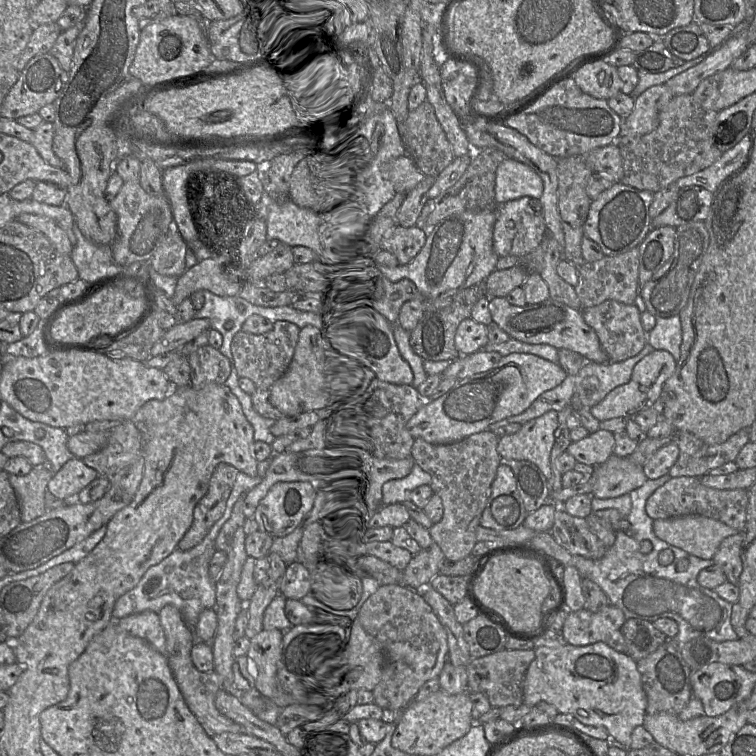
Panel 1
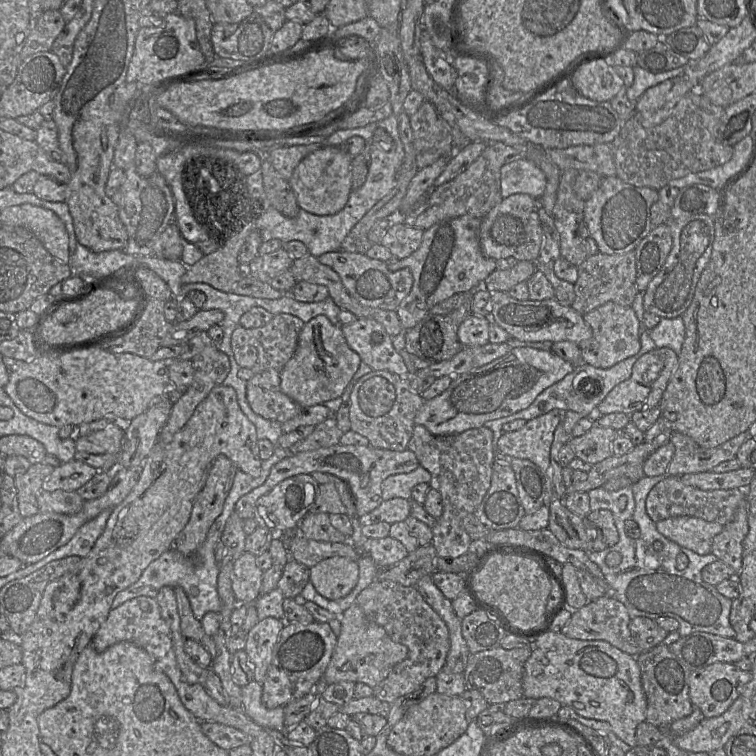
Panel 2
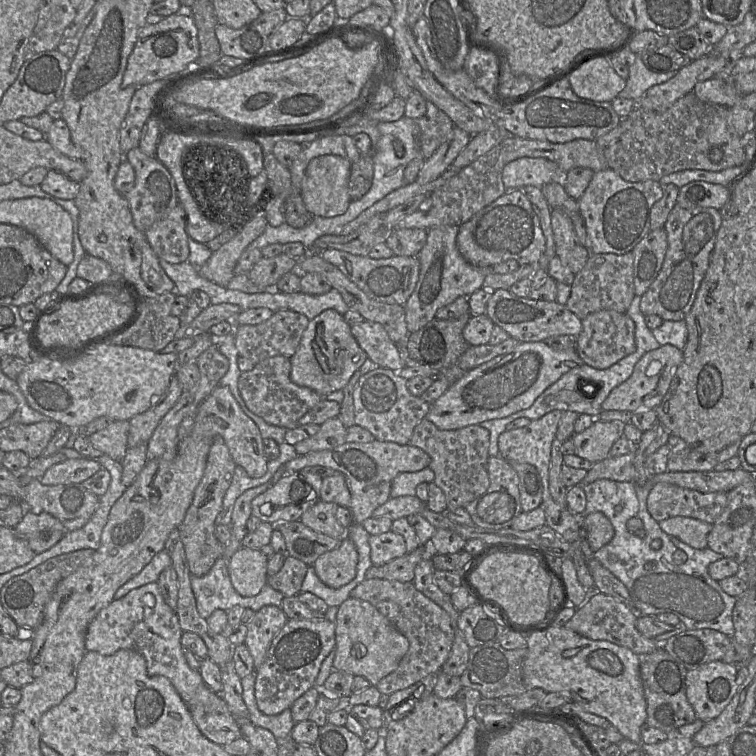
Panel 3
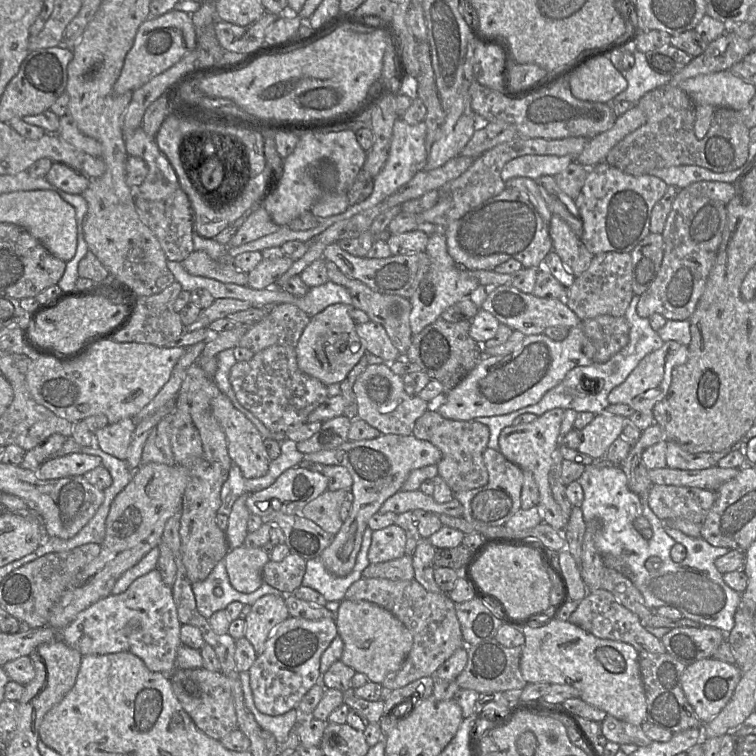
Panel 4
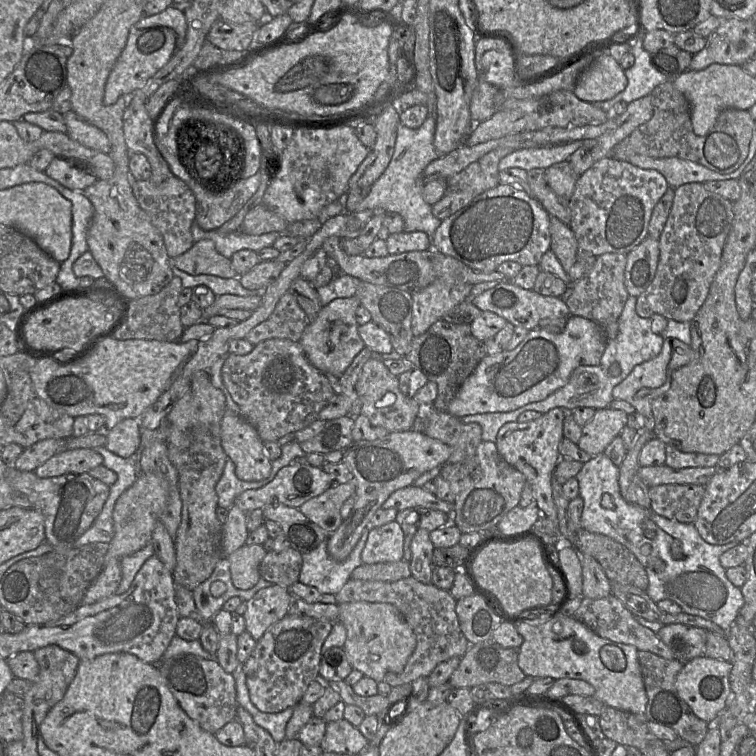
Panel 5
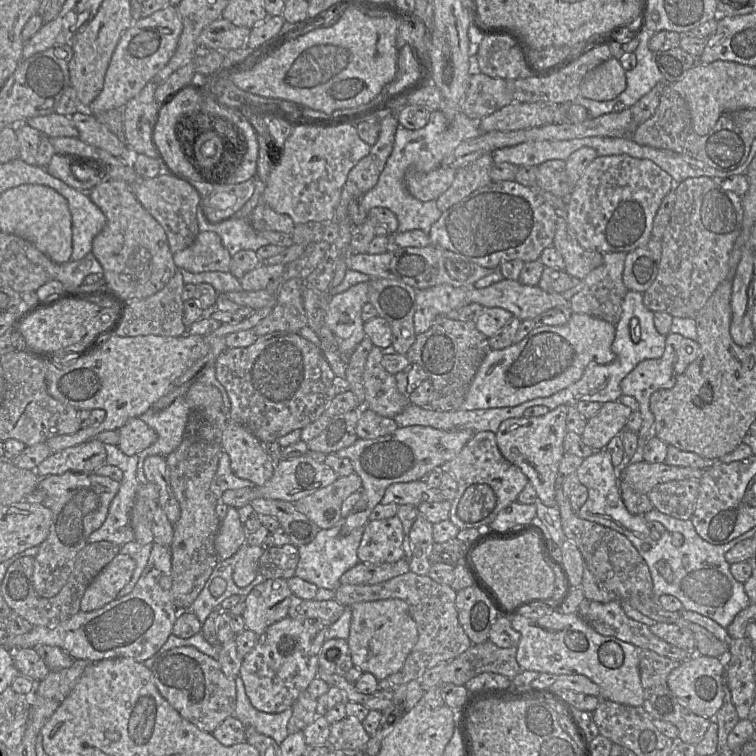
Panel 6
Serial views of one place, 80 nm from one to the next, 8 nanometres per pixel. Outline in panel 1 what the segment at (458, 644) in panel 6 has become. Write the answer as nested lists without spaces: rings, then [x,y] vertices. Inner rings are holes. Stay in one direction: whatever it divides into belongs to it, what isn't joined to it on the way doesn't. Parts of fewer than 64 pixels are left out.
[[[378,584],[357,606],[355,616],[387,652],[387,664],[372,690],[374,702],[401,712],[425,682],[439,677],[448,659],[446,630],[421,592],[403,584]]]

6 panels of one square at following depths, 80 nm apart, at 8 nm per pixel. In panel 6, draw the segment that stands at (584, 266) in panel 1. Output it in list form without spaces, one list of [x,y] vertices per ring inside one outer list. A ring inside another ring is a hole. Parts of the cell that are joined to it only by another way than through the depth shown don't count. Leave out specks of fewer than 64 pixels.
[[[627,253],[603,254],[602,264],[593,269],[583,280],[583,288],[569,300],[572,313],[586,314],[616,325],[622,314],[622,302],[627,293],[623,283],[624,261]]]

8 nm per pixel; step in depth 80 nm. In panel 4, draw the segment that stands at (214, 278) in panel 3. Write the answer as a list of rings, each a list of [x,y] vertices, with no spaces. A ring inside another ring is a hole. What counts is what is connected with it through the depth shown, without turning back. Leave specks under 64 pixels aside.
[[[260,207],[254,211],[237,230],[236,234],[226,244],[228,249],[255,241],[263,236],[276,232],[279,229],[266,209]]]

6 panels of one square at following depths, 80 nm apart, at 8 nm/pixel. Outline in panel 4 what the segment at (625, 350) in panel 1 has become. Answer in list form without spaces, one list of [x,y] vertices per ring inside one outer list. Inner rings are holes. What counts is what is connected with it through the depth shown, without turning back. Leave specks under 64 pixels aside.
[[[600,315],[582,321],[584,353],[593,363],[605,363],[629,342],[630,325],[624,316]]]

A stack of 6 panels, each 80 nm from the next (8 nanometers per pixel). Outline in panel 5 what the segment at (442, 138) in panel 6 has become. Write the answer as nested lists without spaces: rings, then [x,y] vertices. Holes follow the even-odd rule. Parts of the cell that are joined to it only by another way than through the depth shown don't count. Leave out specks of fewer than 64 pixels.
[[[429,115],[424,123],[415,129],[406,127],[401,122],[397,126],[397,136],[392,158],[381,176],[370,187],[369,194],[355,208],[355,212],[373,210],[377,212],[392,211],[404,219],[403,232],[422,231],[432,238],[441,220],[432,213],[432,206],[422,196],[424,170],[440,155],[434,147],[436,118]]]

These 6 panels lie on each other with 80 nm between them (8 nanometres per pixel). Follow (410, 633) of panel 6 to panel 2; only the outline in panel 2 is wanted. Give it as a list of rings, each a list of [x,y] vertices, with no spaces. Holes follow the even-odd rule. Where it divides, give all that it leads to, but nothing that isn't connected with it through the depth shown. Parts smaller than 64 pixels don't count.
[[[356,601],[340,616],[340,623],[341,631],[323,674],[326,684],[350,681],[375,688],[408,655],[407,647],[394,642],[384,628],[368,619]]]

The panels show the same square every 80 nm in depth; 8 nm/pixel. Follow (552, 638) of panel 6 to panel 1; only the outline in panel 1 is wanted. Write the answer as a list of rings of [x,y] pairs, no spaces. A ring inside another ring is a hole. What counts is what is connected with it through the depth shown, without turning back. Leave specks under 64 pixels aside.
[[[604,642],[584,646],[569,643],[561,646],[534,644],[534,652],[535,657],[523,680],[523,703],[532,707],[540,701],[546,701],[554,705],[559,713],[572,714],[585,725],[605,727],[611,736],[630,747],[632,732],[637,726],[643,725],[647,708],[647,696],[642,687],[637,660],[614,650]]]

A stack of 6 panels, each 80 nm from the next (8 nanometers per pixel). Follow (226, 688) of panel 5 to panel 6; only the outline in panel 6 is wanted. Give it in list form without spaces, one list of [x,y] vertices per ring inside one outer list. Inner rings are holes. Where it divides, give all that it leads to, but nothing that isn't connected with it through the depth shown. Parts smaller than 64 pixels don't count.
[[[181,646],[165,652],[158,652],[143,662],[153,676],[153,681],[163,698],[186,720],[200,730],[212,733],[225,719],[234,715],[236,707],[235,679],[228,678],[221,671],[218,661],[193,646]]]

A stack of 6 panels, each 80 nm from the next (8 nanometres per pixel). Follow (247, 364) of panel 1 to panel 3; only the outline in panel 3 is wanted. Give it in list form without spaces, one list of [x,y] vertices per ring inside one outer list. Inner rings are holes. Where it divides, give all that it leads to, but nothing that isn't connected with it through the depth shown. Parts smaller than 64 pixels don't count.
[[[280,310],[263,323],[257,325],[236,325],[234,330],[235,346],[239,356],[252,360],[255,364],[273,357],[285,356],[291,358],[296,352],[309,319],[291,310]]]

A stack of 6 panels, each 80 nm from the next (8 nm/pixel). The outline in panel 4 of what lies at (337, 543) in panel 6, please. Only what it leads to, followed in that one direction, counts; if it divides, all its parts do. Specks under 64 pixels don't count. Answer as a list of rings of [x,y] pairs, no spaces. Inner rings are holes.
[[[368,527],[365,529],[356,563],[350,574],[344,577],[331,574],[319,556],[306,561],[306,571],[301,585],[318,591],[327,602],[341,602],[348,588],[362,578],[363,570],[370,564],[368,551],[372,532]]]

